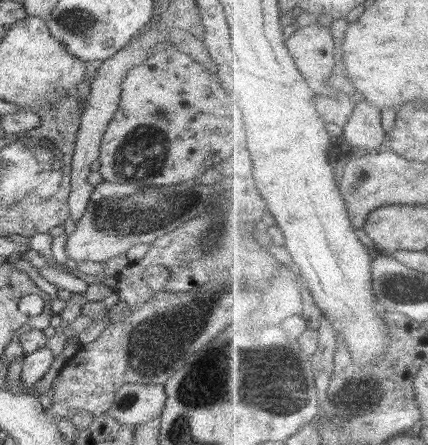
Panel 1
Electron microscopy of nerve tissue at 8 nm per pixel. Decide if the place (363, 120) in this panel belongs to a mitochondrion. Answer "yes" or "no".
no

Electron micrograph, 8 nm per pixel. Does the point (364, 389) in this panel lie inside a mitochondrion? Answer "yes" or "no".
yes

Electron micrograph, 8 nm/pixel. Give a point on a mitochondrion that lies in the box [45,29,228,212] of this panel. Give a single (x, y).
(144, 149)

